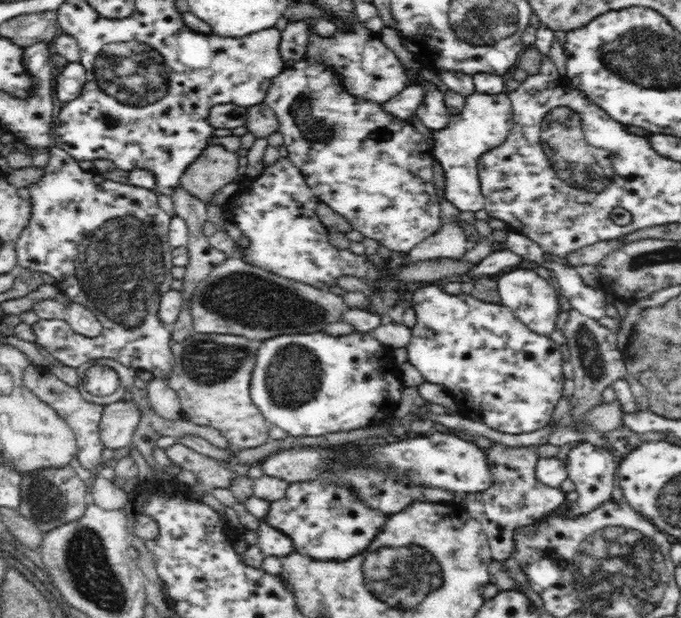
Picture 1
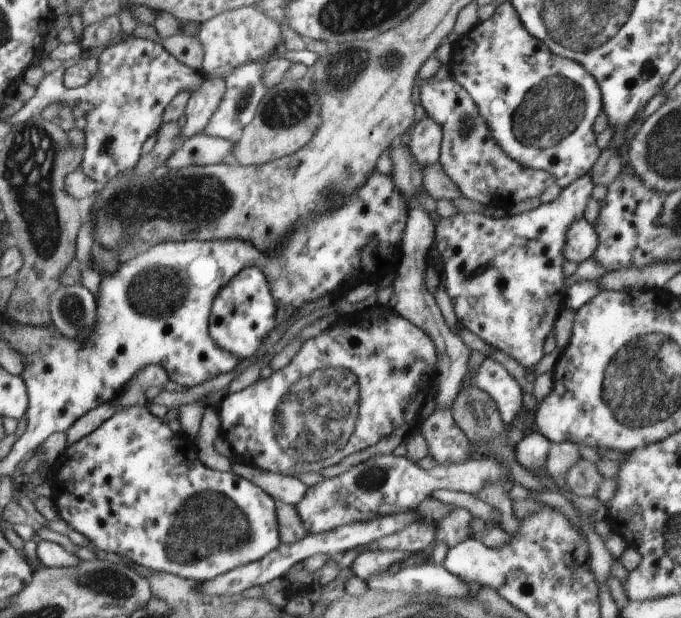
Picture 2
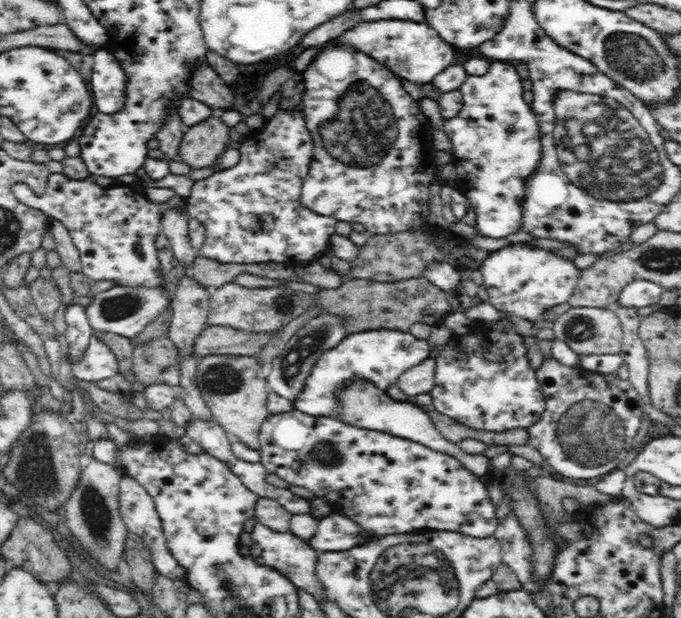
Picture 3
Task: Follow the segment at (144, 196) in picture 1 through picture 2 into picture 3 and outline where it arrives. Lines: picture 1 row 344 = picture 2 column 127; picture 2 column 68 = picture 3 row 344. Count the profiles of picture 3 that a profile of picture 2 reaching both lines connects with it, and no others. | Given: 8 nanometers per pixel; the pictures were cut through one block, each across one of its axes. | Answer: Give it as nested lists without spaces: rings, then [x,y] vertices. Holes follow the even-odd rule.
[[[92,335],[84,356],[69,366],[70,375],[80,381],[100,381],[119,374],[116,356],[110,348]]]

